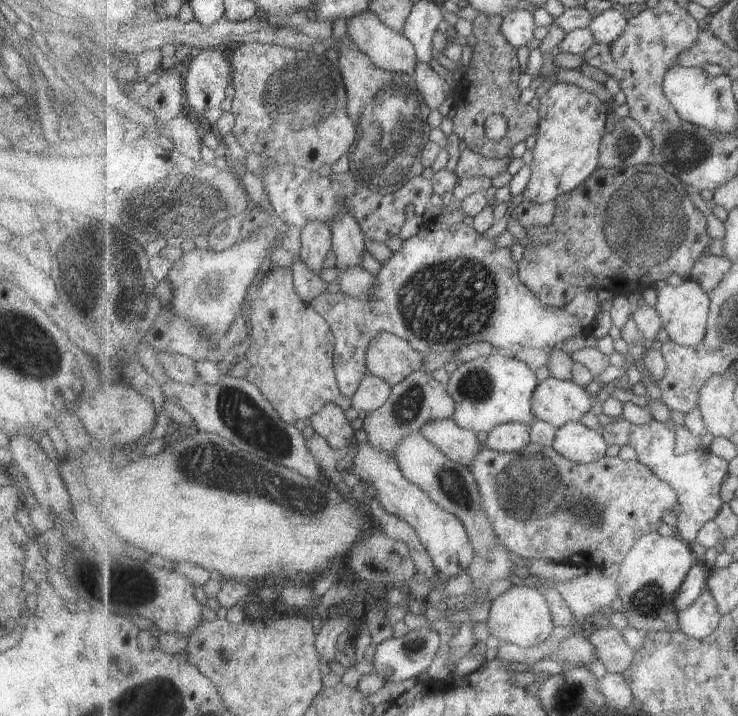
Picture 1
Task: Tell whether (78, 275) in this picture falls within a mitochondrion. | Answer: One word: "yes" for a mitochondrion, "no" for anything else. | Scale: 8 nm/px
yes

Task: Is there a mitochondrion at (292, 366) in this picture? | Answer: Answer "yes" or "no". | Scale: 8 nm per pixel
no

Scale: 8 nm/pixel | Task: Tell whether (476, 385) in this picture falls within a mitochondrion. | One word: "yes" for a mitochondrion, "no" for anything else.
yes

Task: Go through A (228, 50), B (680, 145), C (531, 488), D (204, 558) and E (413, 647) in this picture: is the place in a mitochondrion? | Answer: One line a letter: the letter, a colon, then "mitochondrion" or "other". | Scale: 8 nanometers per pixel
A: other
B: mitochondrion
C: mitochondrion
D: other
E: other

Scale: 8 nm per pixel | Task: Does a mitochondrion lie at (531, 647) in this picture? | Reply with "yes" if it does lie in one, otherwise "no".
no

